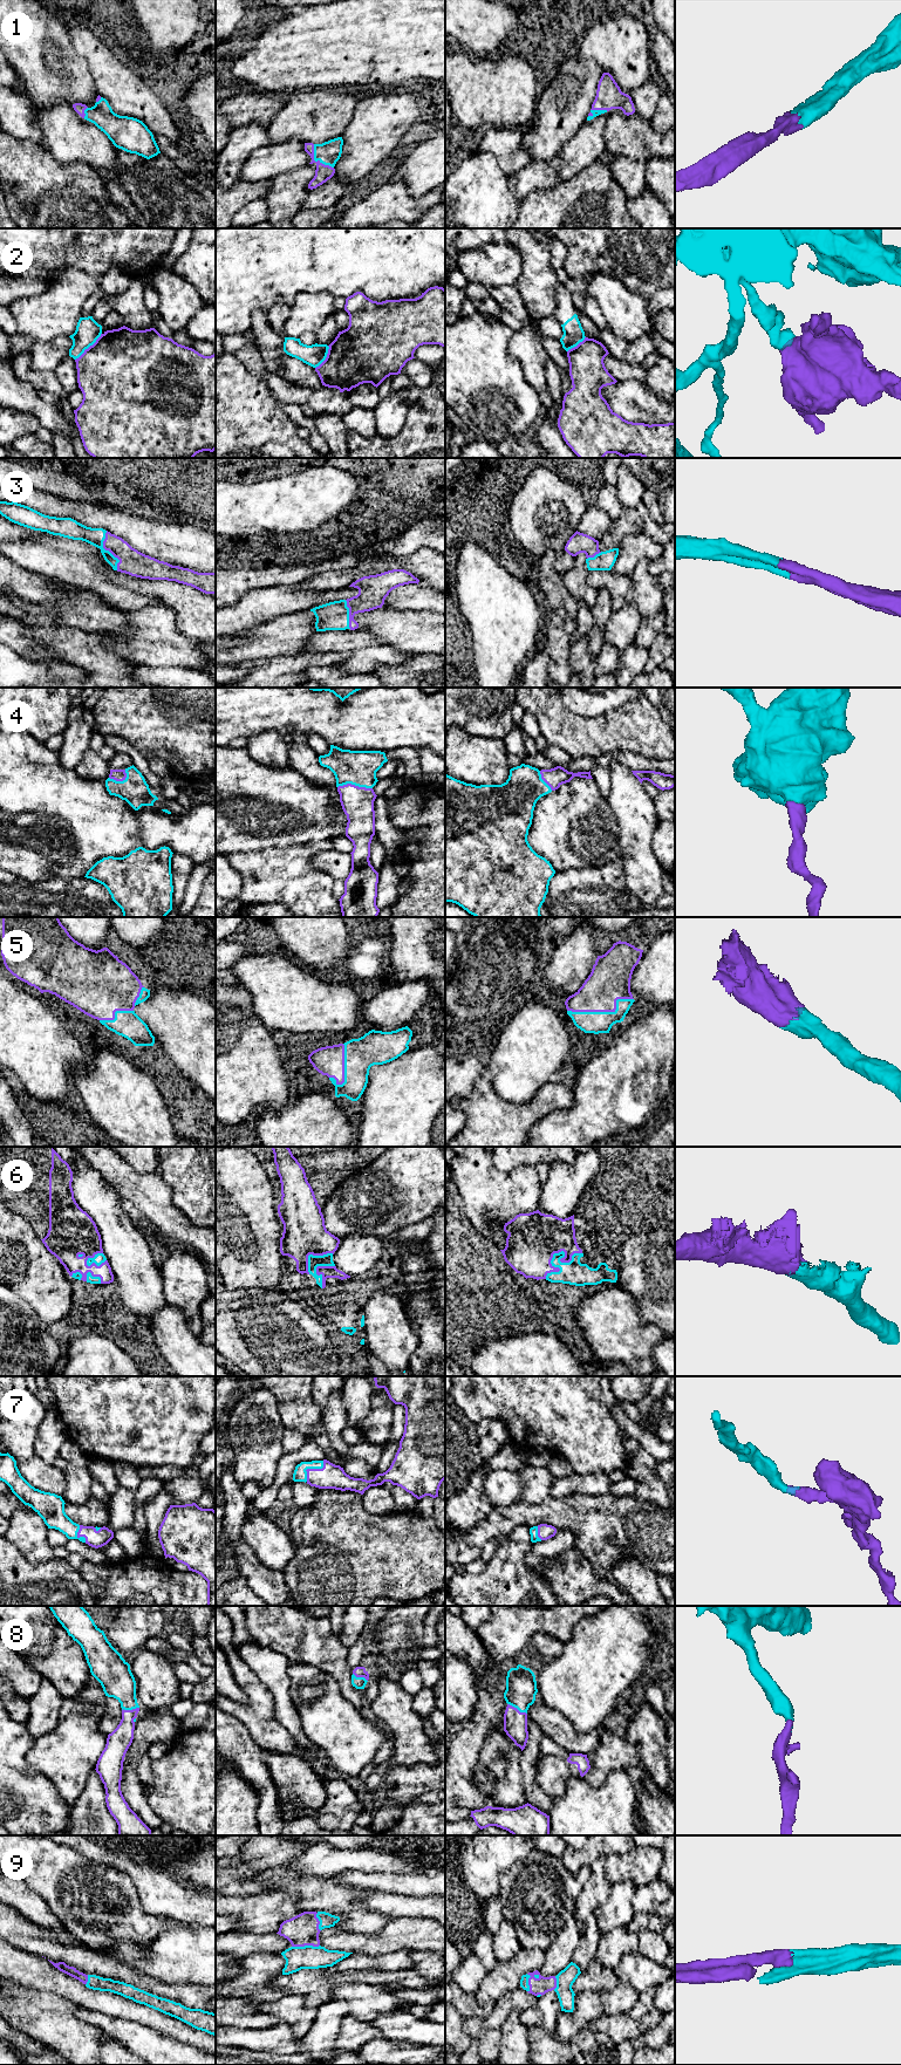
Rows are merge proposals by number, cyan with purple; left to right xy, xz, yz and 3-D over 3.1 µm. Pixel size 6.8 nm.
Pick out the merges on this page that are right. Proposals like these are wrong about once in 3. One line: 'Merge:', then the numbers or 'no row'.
Merge: 1, 3, 4, 5, 6, 7, 8, 9

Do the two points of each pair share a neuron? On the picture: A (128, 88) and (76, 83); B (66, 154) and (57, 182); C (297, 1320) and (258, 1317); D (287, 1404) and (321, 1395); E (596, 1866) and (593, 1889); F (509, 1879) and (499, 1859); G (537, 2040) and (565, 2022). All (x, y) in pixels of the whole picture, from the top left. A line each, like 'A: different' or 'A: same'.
A: different
B: different
C: same
D: different
E: same
F: different
G: different

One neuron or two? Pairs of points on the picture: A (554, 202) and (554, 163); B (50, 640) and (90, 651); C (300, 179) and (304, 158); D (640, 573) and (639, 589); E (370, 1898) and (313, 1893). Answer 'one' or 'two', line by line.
A: two
B: one
C: two
D: one
E: two

